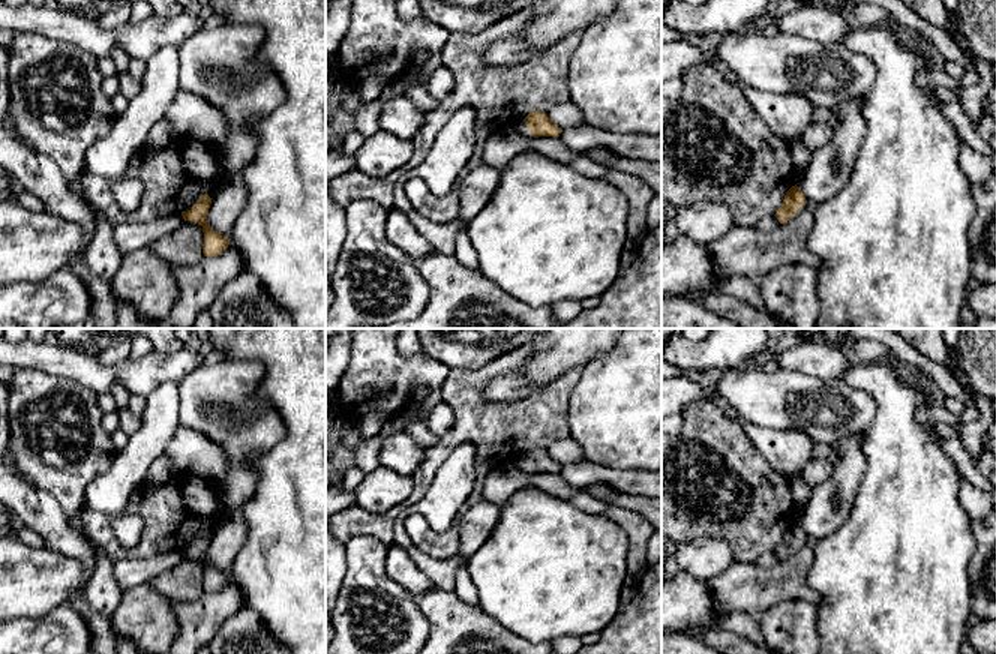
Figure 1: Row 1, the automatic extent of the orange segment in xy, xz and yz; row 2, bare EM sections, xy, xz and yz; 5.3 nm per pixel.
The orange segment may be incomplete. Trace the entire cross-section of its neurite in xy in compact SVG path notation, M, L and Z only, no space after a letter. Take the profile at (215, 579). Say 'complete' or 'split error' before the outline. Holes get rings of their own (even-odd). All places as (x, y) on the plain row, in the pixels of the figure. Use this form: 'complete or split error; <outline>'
complete; M201 531L200 536L194 540L194 543L188 548L182 548L184 556L192 556L202 562L204 568L204 580L202 590L204 592L218 592L220 591L230 580L228 573L222 572L220 568L214 567L207 561L207 550L212 540L208 531Z

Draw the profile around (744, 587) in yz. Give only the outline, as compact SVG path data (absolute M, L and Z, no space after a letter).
M804 543L771 568L735 561L706 585L720 614L746 612L758 620L768 608L784 598L801 598L818 606L822 594L808 585L813 560L813 549Z

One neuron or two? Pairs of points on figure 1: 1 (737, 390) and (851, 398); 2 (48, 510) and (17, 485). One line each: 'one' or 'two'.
1: one
2: one

